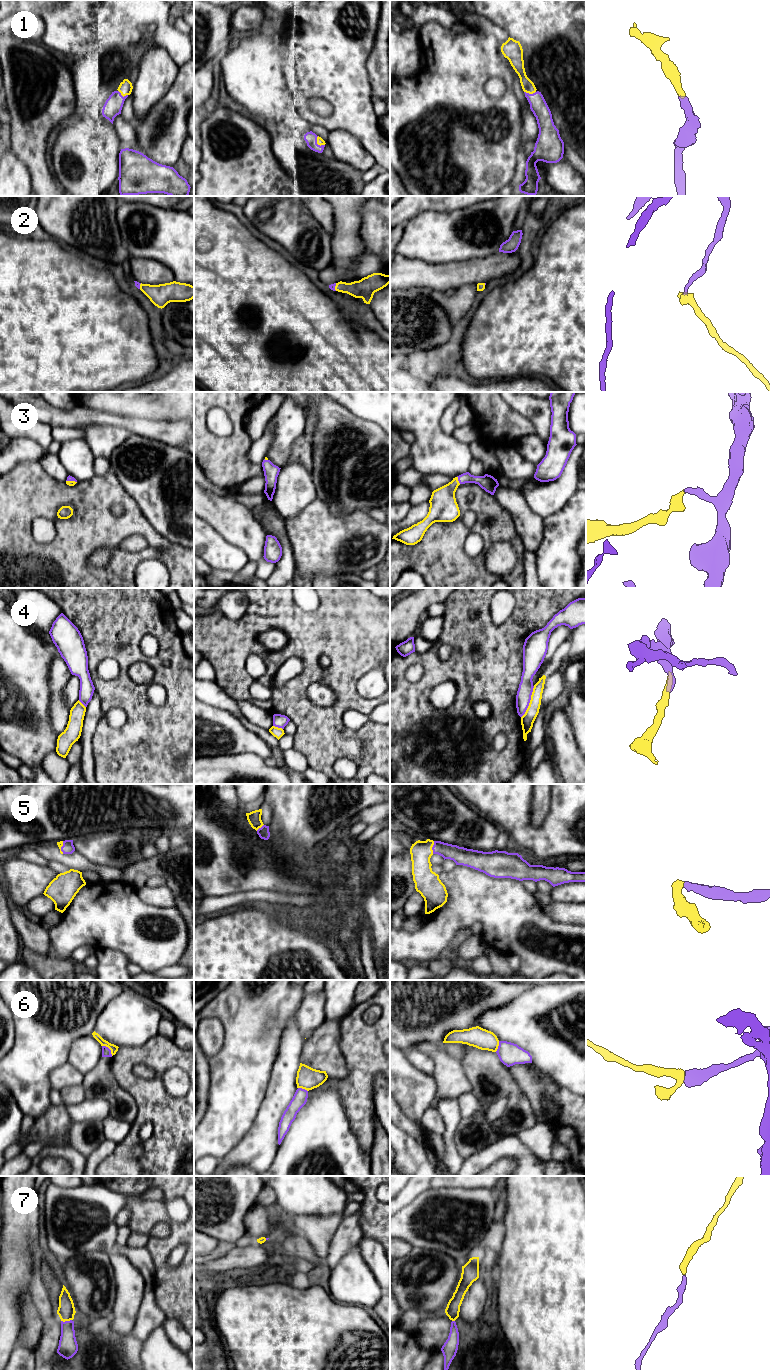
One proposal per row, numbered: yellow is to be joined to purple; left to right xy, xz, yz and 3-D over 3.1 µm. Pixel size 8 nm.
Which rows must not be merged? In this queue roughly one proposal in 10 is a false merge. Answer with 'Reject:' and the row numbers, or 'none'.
Reject: 4

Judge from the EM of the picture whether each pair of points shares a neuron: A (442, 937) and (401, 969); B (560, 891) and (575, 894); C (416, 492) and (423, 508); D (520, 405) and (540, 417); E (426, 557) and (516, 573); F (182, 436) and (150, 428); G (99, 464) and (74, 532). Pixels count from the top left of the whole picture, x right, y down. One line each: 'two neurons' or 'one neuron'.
A: two neurons
B: one neuron
C: two neurons
D: one neuron
E: one neuron
F: one neuron
G: two neurons

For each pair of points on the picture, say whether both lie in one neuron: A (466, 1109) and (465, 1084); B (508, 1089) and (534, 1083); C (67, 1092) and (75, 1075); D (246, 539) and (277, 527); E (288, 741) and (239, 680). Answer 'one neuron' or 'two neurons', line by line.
A: two neurons
B: two neurons
C: two neurons
D: two neurons
E: two neurons

